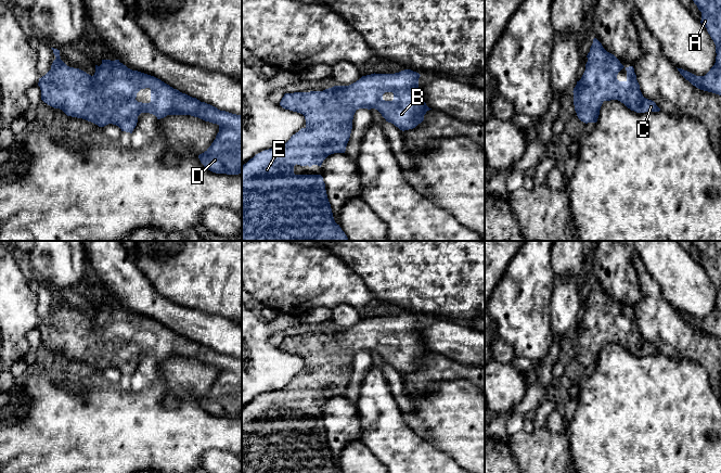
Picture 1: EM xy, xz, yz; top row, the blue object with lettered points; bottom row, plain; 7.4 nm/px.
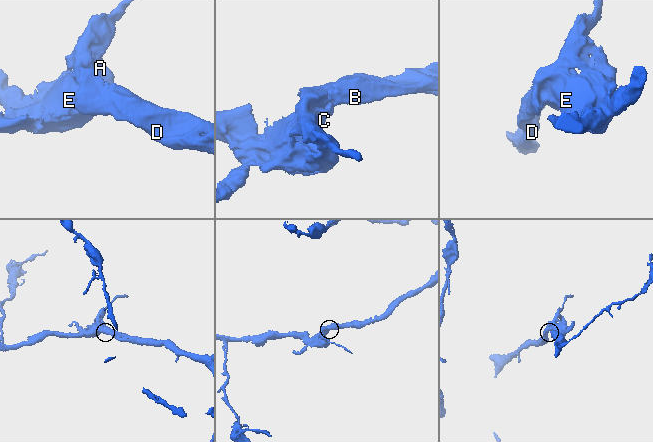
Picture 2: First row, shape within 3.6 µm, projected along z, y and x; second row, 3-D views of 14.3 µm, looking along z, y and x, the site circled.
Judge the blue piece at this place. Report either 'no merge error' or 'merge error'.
no merge error

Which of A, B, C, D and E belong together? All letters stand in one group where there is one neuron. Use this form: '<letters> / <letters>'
A B C D E

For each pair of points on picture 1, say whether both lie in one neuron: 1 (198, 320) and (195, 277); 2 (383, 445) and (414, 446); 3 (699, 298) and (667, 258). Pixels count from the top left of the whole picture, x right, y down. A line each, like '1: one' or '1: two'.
1: two
2: one
3: one

